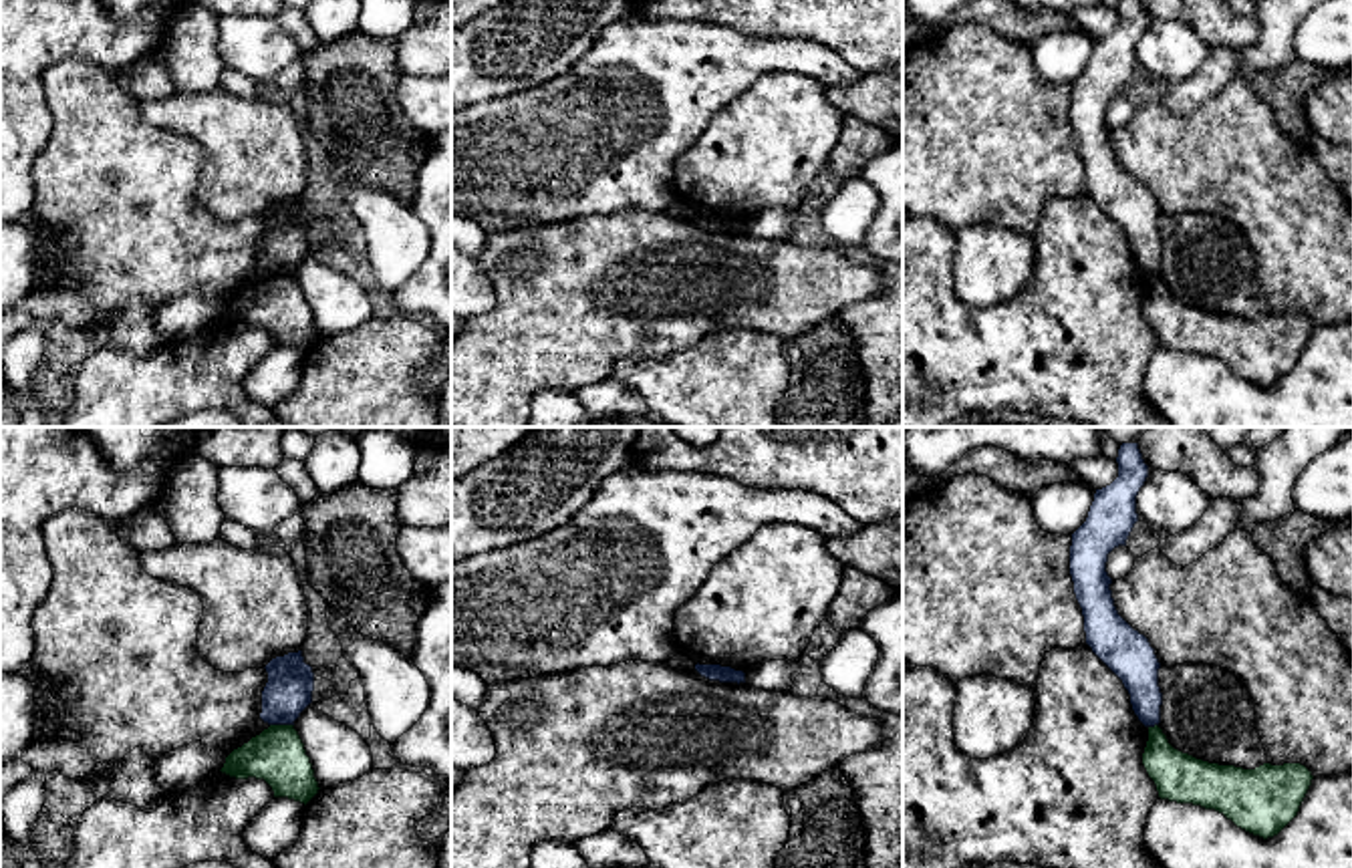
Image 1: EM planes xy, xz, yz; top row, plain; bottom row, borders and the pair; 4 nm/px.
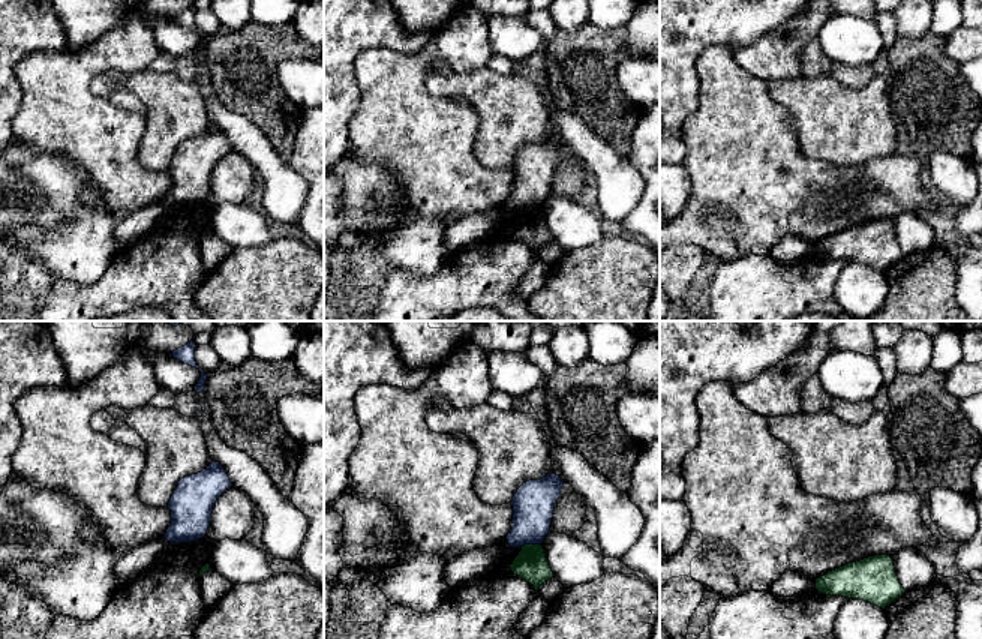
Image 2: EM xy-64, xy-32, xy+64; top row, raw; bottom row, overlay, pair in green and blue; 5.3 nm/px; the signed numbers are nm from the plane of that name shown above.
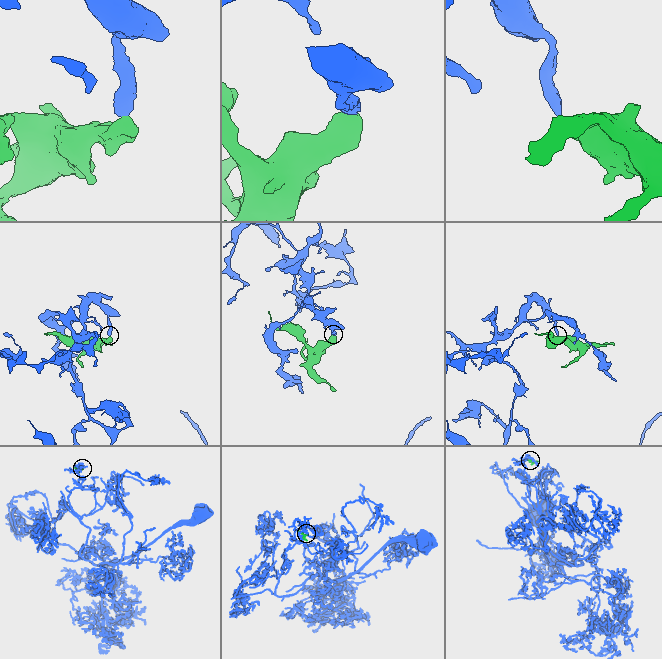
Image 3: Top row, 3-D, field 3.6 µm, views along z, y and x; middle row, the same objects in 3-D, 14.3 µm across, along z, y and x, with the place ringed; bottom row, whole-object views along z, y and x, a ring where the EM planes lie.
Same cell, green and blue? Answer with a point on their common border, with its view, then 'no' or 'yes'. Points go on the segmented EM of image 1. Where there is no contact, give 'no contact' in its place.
xy (283, 726) | no

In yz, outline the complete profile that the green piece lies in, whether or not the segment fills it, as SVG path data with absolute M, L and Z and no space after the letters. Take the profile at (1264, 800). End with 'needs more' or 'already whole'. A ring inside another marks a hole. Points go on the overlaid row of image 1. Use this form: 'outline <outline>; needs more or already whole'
outline M1159 725L1148 727L1142 765L1161 800L1215 810L1263 840L1298 816L1314 779L1302 763L1243 769L1197 759L1175 749Z; already whole

